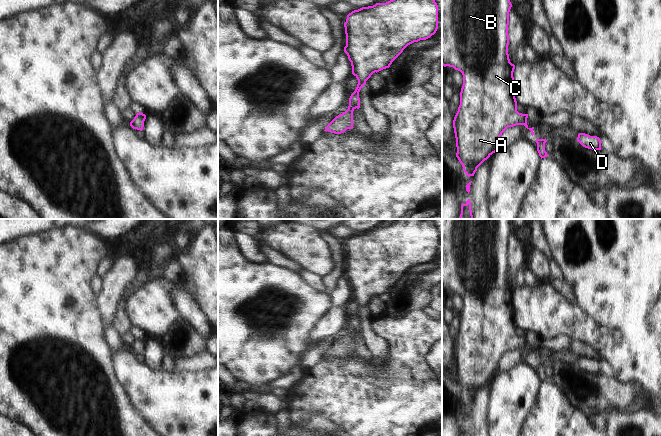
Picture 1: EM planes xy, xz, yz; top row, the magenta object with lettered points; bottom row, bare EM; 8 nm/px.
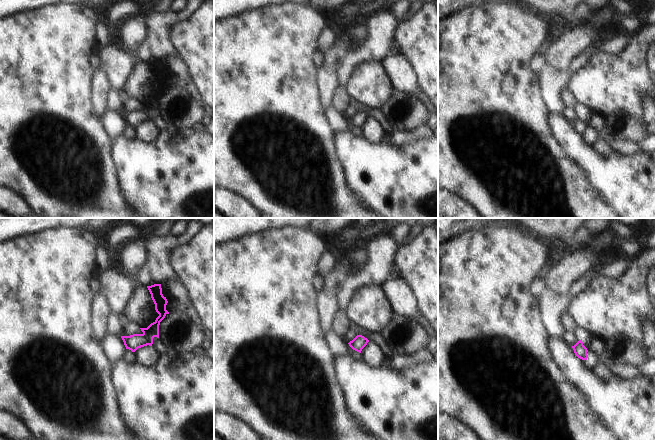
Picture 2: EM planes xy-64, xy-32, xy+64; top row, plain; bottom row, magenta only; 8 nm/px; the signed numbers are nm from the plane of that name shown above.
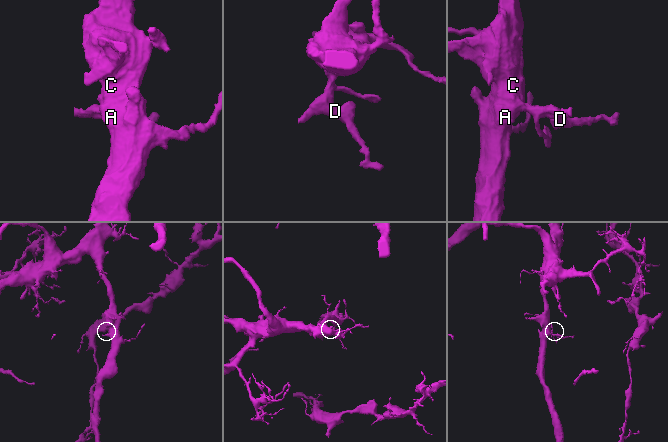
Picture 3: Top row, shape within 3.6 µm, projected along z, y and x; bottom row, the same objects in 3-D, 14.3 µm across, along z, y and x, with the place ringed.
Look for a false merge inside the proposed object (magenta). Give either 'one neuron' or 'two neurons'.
one neuron

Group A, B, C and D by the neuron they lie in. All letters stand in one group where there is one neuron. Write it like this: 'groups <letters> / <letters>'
groups A B C D

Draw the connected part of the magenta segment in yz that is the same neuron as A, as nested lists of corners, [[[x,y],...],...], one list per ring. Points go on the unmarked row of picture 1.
[[[442,219],[442,289],[453,291],[463,299],[460,329],[453,352],[456,381],[468,401],[474,400],[477,392],[499,373],[500,360],[508,351],[524,349],[534,359],[534,351],[527,349],[528,338],[517,335],[513,301],[515,289],[510,286],[508,278],[510,222],[511,219]]]

